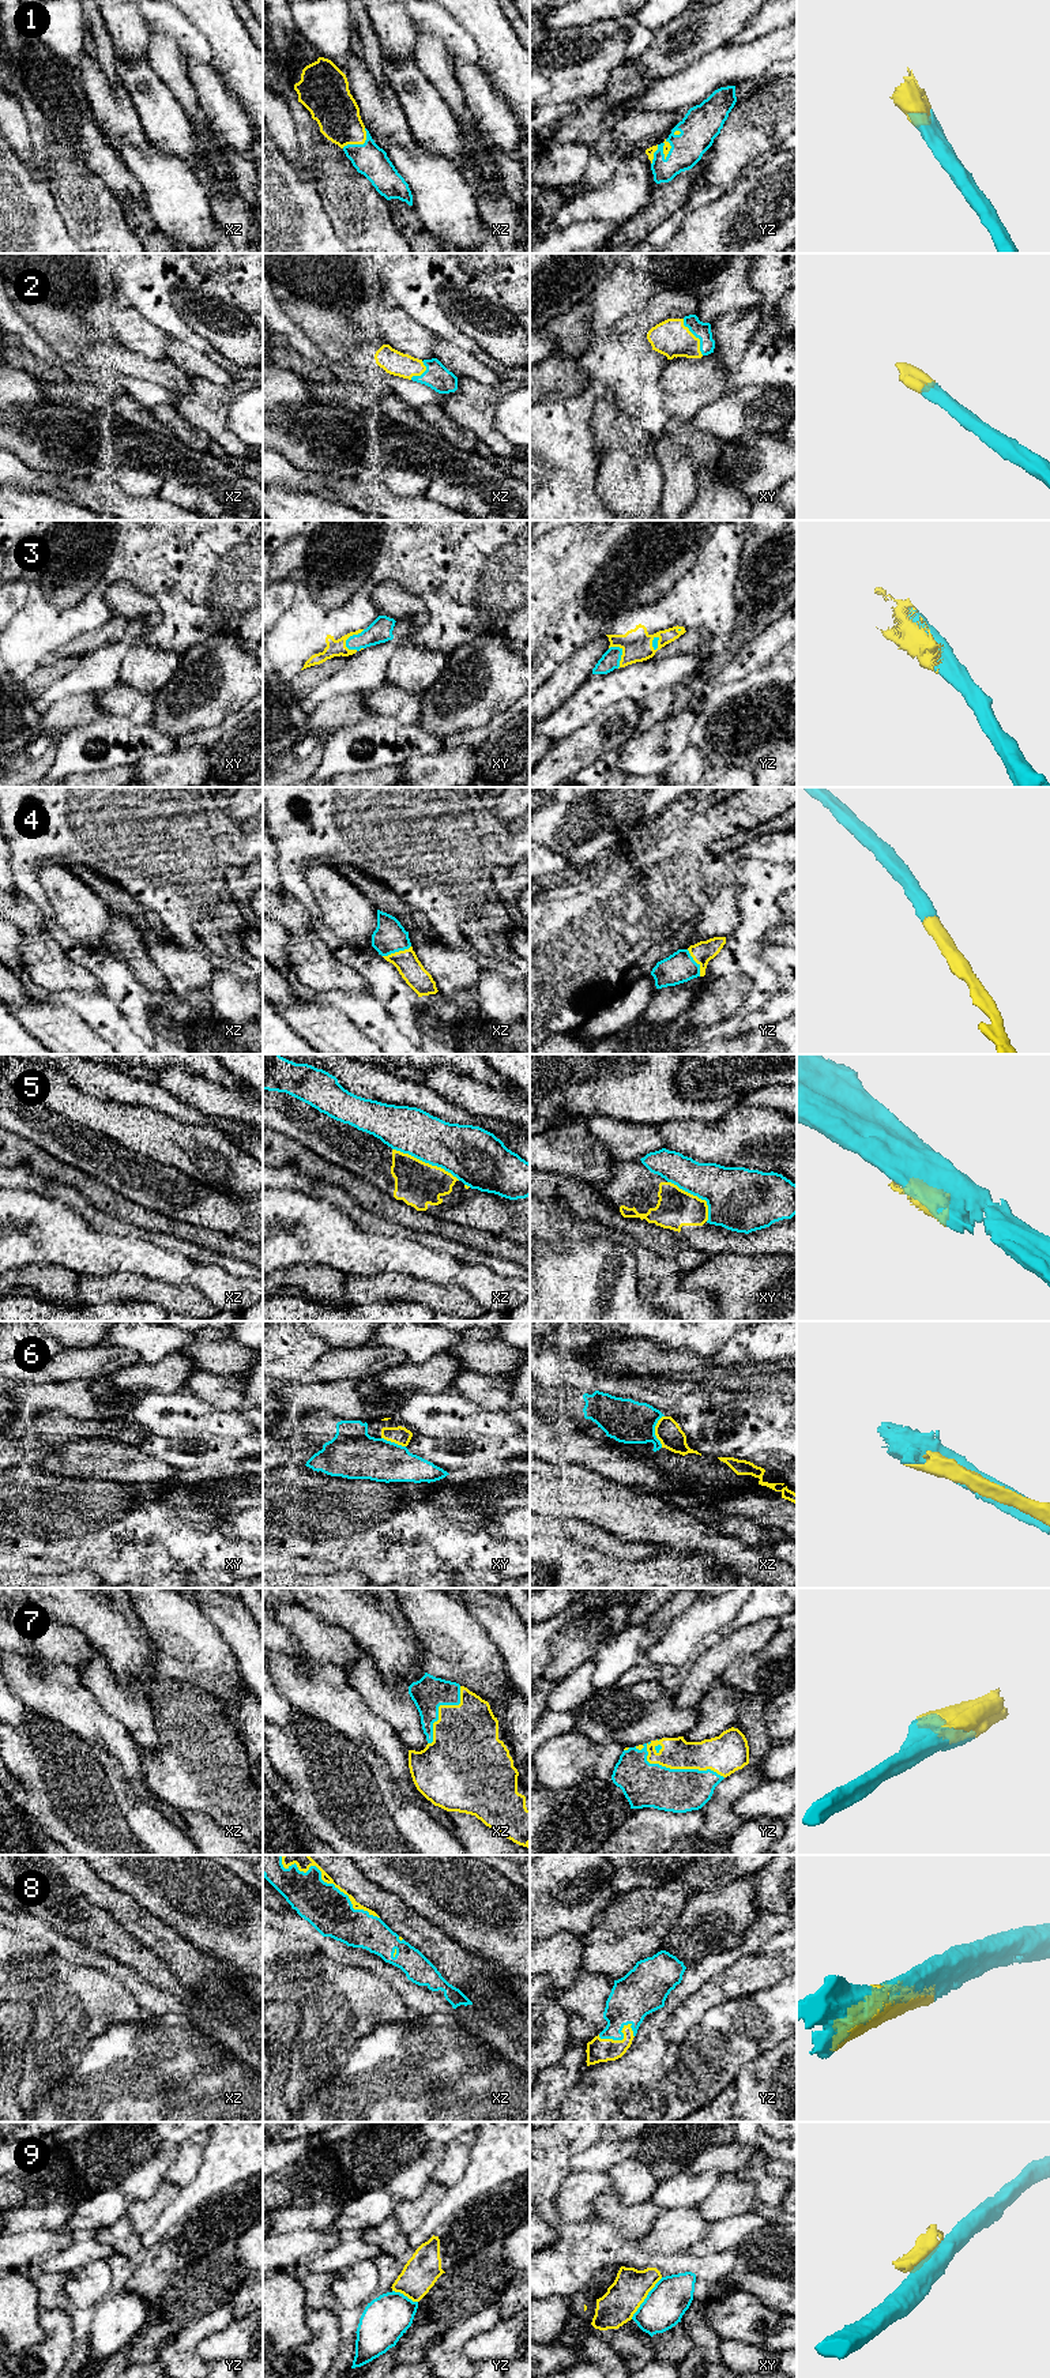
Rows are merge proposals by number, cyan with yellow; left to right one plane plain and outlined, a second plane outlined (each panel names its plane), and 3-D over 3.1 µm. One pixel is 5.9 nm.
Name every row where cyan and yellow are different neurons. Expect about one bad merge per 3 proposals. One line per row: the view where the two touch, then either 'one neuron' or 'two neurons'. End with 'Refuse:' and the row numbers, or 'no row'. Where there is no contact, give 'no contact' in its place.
1: xz | one neuron
2: xy | one neuron
3: xy | one neuron
4: xz | one neuron
5: xz | two neurons
6: xz | two neurons
7: yz | one neuron
8: xz | one neuron
9: xy | two neurons
Refuse: 5, 6, 9

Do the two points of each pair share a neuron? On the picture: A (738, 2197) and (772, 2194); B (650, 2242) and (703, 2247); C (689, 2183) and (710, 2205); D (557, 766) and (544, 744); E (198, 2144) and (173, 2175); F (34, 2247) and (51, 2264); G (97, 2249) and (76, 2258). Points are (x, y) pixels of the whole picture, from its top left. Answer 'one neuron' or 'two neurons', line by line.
A: two neurons
B: two neurons
C: two neurons
D: two neurons
E: one neuron
F: two neurons
G: one neuron

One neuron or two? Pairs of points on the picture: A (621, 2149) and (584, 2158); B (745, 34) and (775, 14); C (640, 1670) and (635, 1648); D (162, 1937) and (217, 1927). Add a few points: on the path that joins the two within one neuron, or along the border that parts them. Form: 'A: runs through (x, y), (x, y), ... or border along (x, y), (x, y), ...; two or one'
A: runs through (612, 2152), (594, 2158); one
B: runs through (752, 32), (768, 18); one
C: border along (642, 1659), (631, 1666), (616, 1684); two
D: border along (153, 1915), (162, 1919), (204, 1953); two

